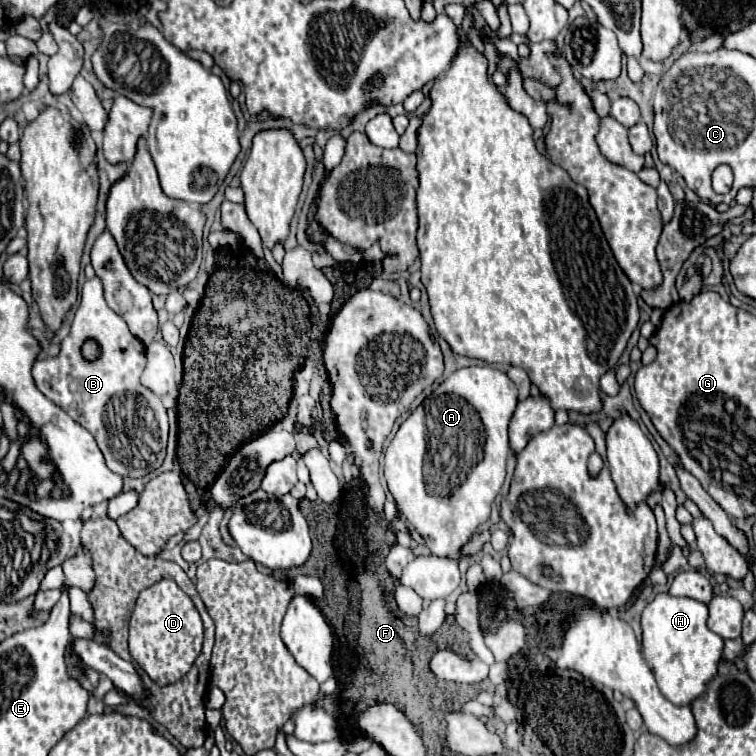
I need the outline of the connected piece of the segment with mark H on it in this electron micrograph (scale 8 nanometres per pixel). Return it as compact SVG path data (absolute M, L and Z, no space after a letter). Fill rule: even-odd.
M667 593L655 595L655 599L641 613L641 629L643 629L643 657L653 671L653 677L659 685L659 691L675 705L689 705L695 697L703 695L707 681L715 677L717 665L723 657L723 639L715 635L707 627L707 605L689 597L673 597Z

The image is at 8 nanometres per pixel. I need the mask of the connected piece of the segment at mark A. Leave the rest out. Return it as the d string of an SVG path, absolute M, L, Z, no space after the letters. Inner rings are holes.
M489 365L457 369L411 413L389 443L385 451L385 479L389 491L399 505L399 513L423 537L431 553L453 557L459 545L465 545L475 529L489 519L491 505L505 479L505 463L509 457L507 427L515 407L517 387L503 371L491 369Z

